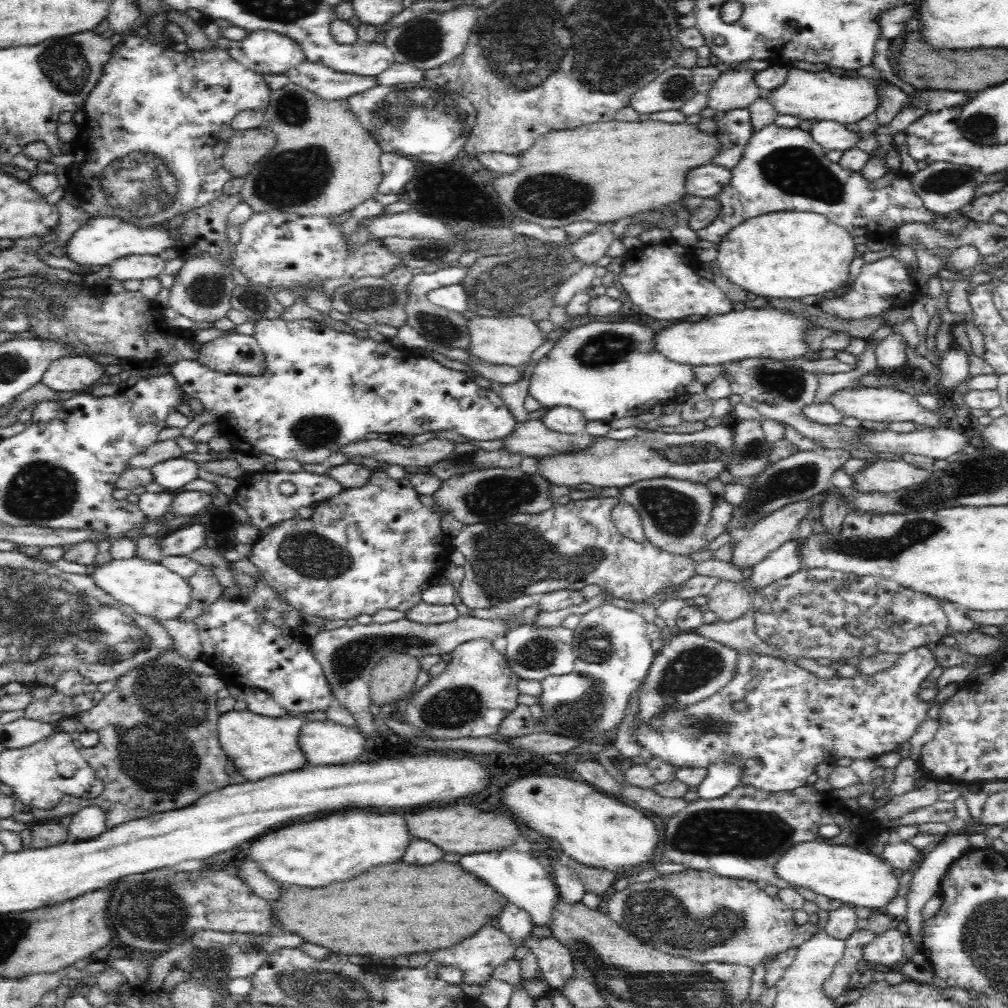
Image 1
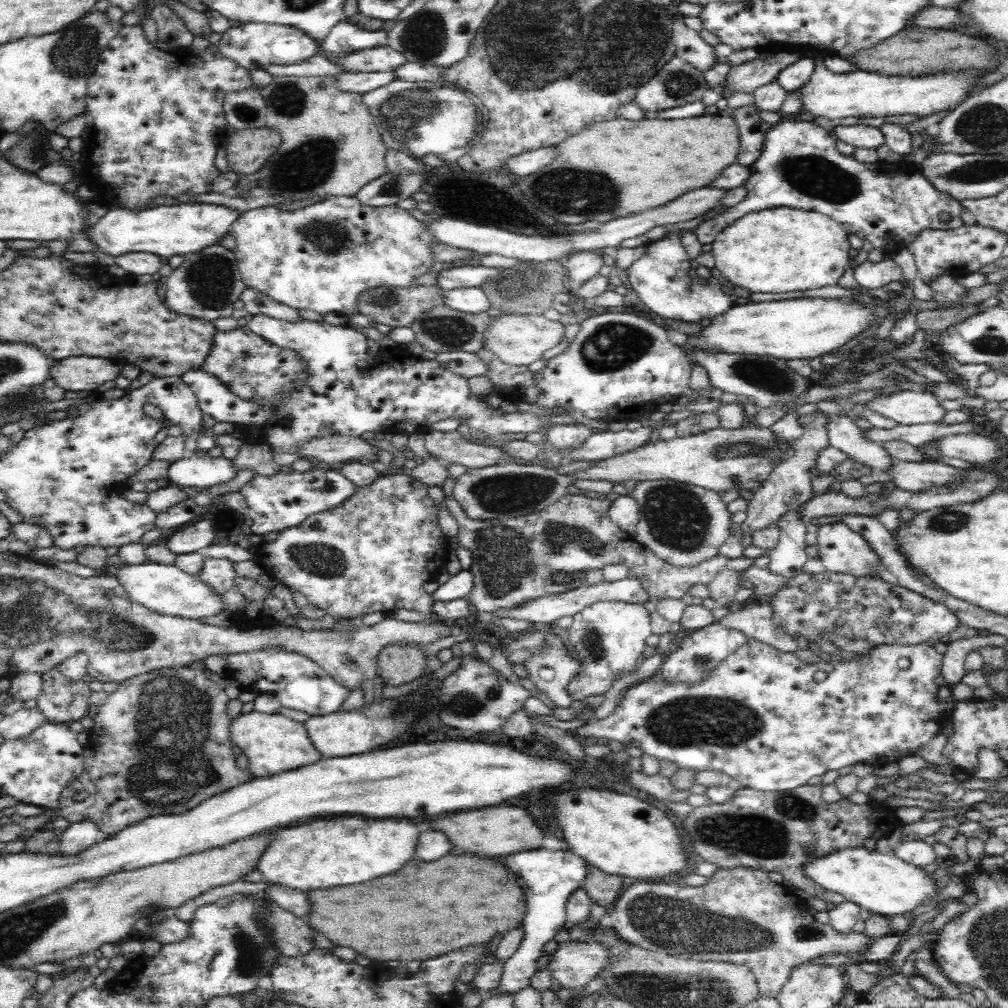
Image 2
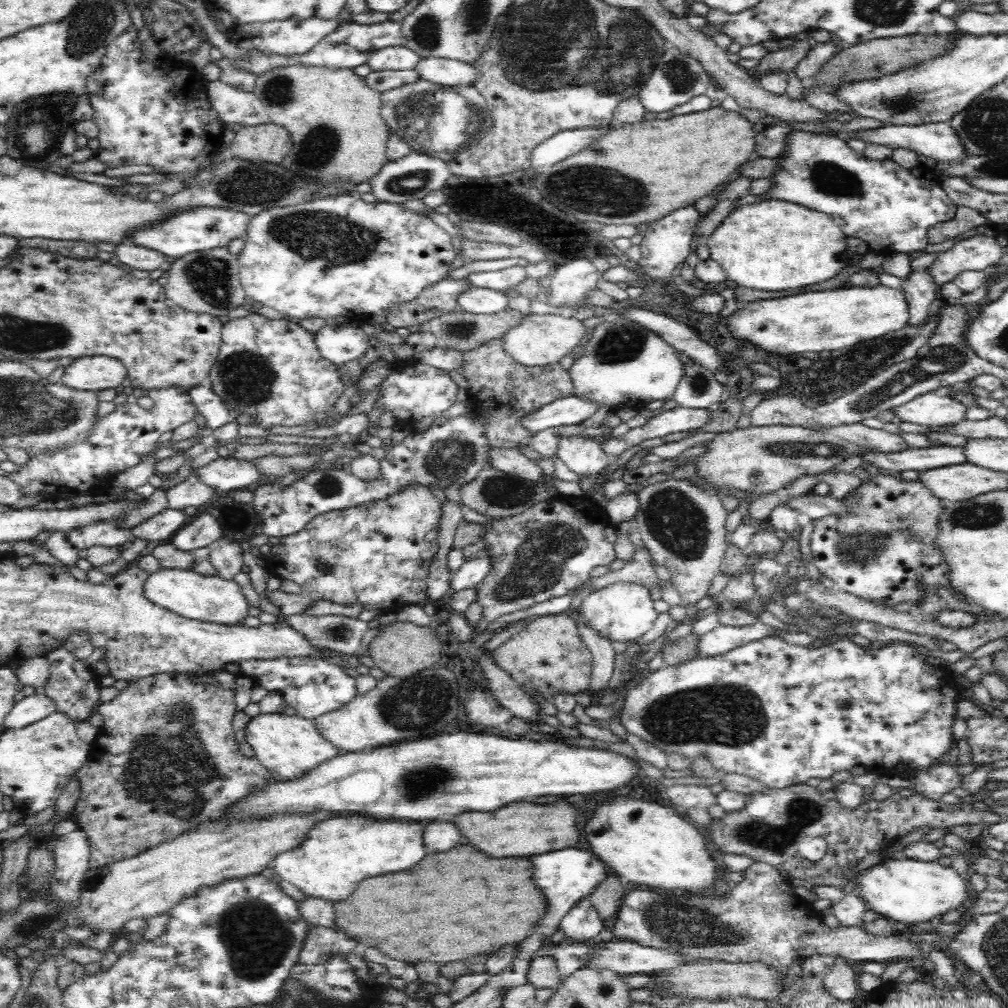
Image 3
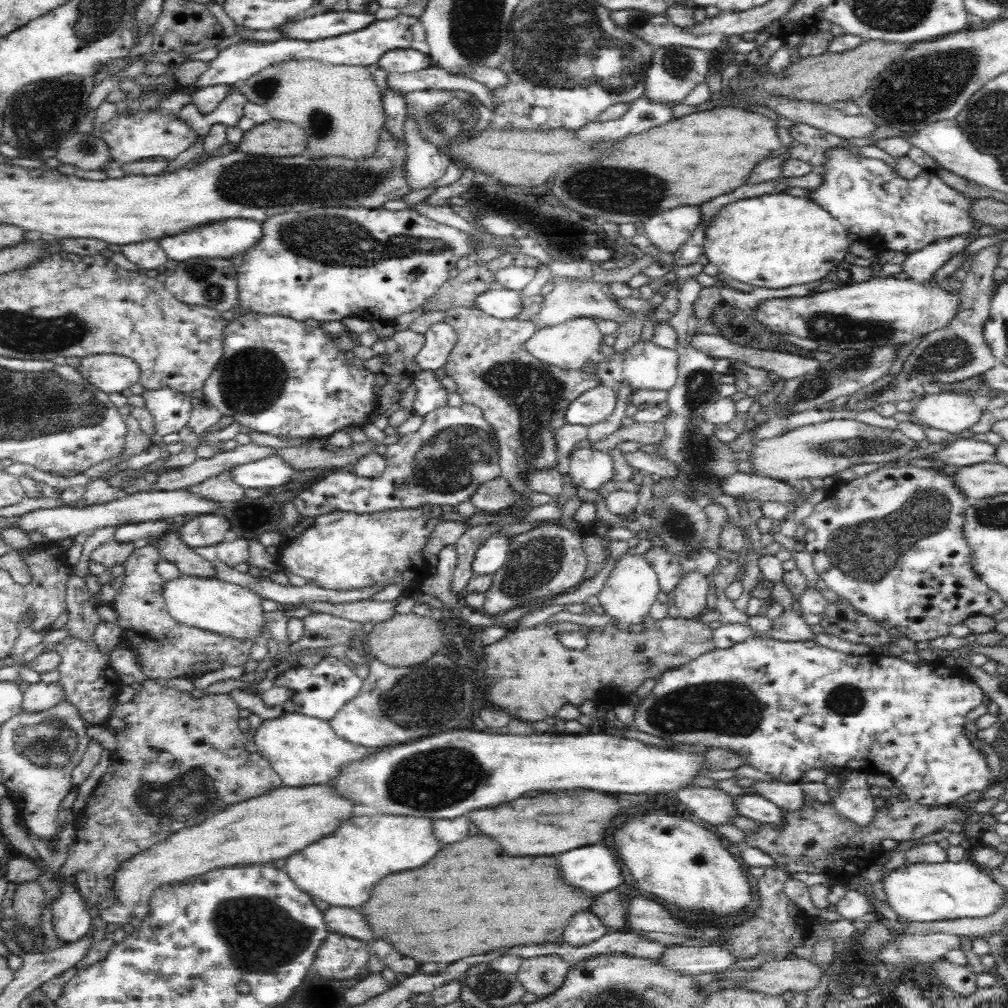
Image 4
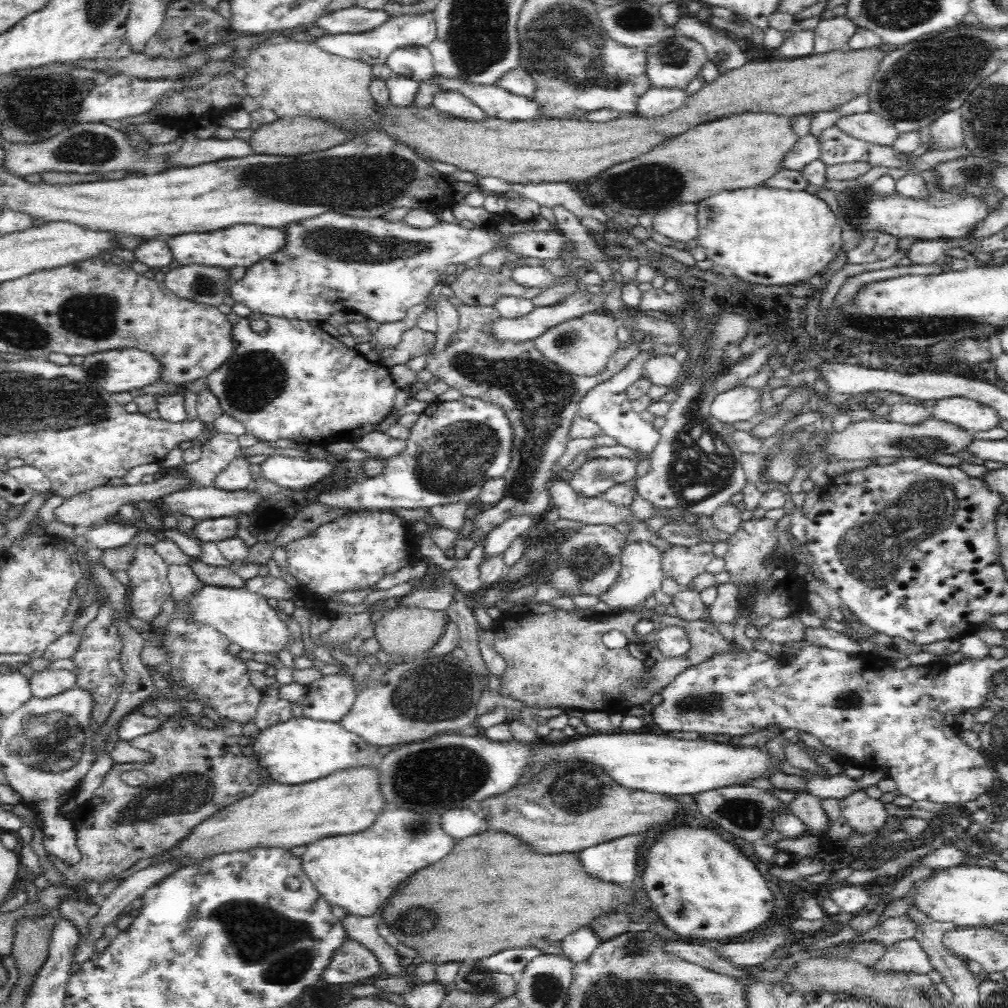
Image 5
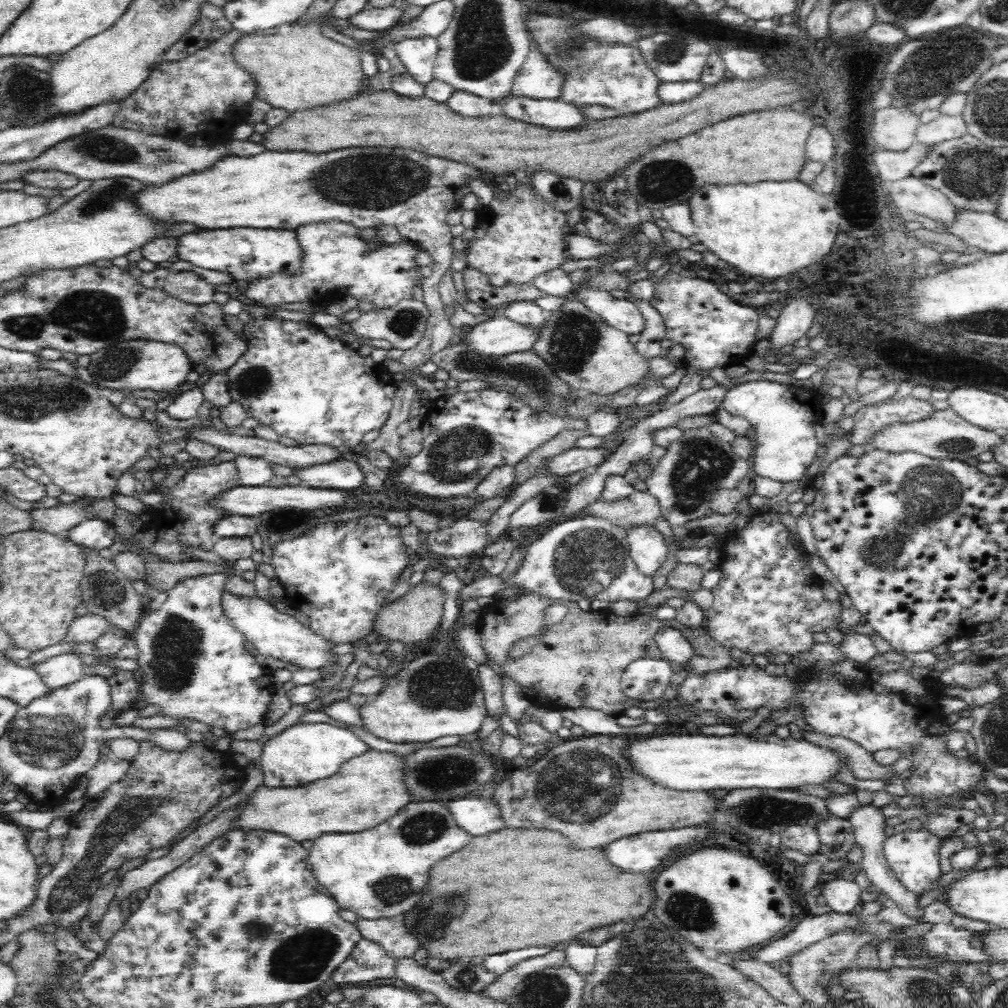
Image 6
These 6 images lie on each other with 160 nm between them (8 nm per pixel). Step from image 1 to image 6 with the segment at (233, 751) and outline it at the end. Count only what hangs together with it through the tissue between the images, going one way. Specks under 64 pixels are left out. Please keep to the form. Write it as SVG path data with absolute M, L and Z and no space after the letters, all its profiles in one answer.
M298 723L262 744L261 769L267 788L302 787L318 780L329 779L338 772L341 764L370 750L350 730L330 723Z

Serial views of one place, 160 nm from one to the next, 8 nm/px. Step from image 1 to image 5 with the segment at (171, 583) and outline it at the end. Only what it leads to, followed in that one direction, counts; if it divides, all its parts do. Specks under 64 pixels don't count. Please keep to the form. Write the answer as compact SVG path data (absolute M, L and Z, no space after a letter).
M205 585L198 590L197 594L190 596L188 600L189 611L193 619L199 625L210 625L221 633L230 643L237 644L242 650L254 653L277 654L288 642L288 630L284 621L280 622L276 611L272 610L264 597L242 588L226 588L225 586Z

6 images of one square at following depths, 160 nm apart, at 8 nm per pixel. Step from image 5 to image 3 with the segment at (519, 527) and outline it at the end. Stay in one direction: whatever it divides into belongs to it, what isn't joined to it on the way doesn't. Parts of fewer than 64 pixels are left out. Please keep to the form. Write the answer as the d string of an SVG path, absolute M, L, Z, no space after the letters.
M479 549L472 560L465 561L460 570L451 576L450 592L460 592L462 589L476 588L490 573L490 558L486 551Z

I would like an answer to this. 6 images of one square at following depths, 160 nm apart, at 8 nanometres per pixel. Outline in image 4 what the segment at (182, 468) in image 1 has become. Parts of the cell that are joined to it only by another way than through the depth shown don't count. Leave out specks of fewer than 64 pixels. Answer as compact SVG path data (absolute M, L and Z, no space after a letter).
M281 455L250 461L230 468L236 485L246 488L274 488L290 480L296 469L282 460Z

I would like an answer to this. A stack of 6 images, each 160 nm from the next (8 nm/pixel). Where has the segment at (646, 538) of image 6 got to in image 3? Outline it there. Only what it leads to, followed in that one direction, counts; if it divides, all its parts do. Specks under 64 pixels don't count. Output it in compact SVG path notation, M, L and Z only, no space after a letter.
M616 581L607 588L584 595L574 615L582 617L588 629L594 629L599 636L606 638L609 642L618 643L630 643L643 637L650 628L652 629L657 618L649 590L637 582L622 581Z

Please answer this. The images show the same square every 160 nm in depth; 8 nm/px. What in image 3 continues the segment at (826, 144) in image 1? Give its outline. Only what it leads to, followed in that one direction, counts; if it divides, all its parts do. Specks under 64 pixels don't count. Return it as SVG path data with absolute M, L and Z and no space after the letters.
M939 122L925 125L883 125L873 129L855 130L849 133L850 138L862 140L867 144L878 144L890 148L904 147L916 152L916 155L926 156L942 163L962 161L965 153L958 135L950 128L950 123Z

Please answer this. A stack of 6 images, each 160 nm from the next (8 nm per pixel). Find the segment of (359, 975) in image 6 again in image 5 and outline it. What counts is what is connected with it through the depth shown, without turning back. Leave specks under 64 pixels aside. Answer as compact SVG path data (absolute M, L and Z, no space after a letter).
M347 937L341 947L334 951L321 978L332 985L356 982L374 976L380 965L370 949Z

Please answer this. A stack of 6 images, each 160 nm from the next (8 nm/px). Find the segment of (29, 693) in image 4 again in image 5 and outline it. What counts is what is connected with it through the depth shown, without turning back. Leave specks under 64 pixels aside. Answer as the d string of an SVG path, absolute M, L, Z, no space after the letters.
M44 669L30 678L30 694L34 698L56 696L74 688L75 680L72 671Z

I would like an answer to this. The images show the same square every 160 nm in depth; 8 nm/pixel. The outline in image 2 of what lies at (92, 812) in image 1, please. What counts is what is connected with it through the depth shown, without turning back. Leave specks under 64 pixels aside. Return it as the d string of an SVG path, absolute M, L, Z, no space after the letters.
M90 819L70 823L63 830L59 842L59 852L62 855L80 855L82 851L85 851L86 848L92 846L101 838L99 828Z

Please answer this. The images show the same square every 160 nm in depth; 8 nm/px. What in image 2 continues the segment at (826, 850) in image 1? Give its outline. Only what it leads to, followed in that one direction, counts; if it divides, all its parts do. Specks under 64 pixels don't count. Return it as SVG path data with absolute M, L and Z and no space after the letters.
M844 848L841 851L830 852L829 855L809 857L809 862L804 864L805 875L824 890L838 893L844 900L857 904L861 909L870 910L872 914L882 914L887 918L898 916L906 910L914 910L914 906L926 900L926 894L936 894L936 886L928 874L914 864L908 864L895 854L878 854L876 849Z

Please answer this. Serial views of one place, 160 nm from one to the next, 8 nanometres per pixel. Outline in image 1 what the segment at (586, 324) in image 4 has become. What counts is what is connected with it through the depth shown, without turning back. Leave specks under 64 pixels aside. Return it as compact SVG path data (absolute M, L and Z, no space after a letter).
M470 316L466 322L466 329L470 337L467 352L472 357L498 366L521 367L530 358L532 352L548 338L538 329L537 323L525 316L506 318Z

